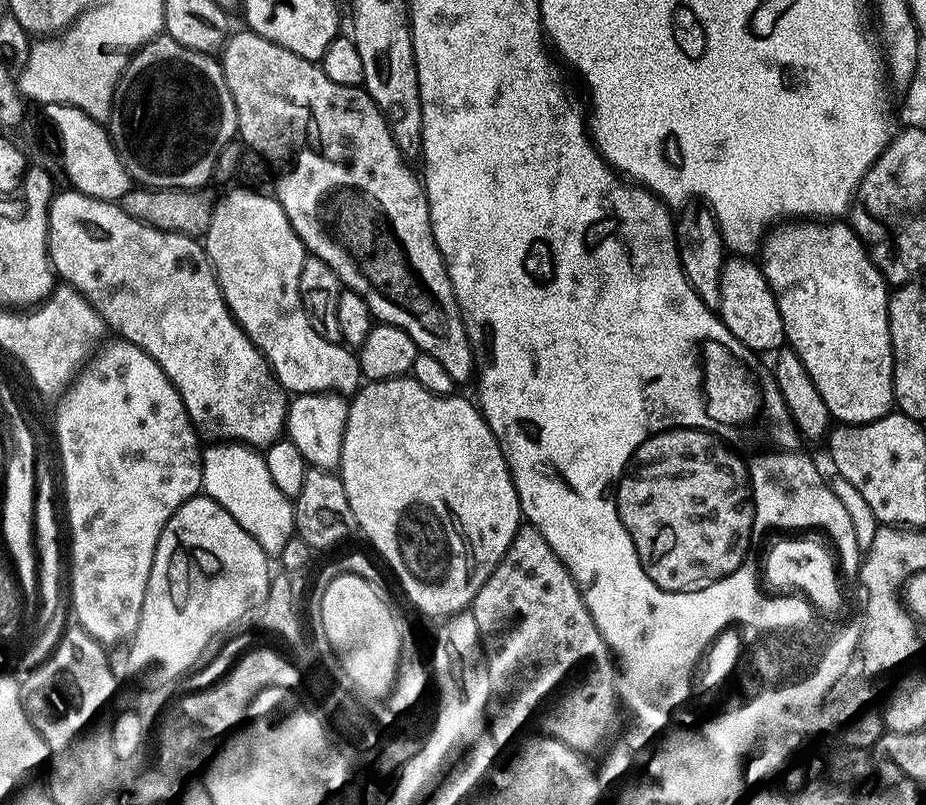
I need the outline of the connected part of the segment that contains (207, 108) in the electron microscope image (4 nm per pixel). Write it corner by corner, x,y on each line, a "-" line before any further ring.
161,34
155,40
151,40
149,44
144,45
129,59
124,72
120,75
120,82
116,85
116,94
114,97
114,116
120,119
120,128
124,131
124,140
128,143
128,148
132,152
126,150
120,152
120,160
126,166
129,176
137,185
145,188
190,188
200,190
205,187
204,184
209,179
213,179
216,171
216,162
220,158
220,153
229,147
228,144
238,136
236,127
236,107
234,106
234,98
230,94
230,90
226,86
226,78
221,61
215,55
206,52
195,52
186,46
182,46
178,42
174,42
166,34

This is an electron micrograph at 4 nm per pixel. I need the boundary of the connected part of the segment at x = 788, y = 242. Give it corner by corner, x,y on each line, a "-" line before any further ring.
804,218
799,222
781,222
764,237
762,245
762,267
764,276
768,280
770,290
776,299
776,305
780,311
780,323
782,332
788,335
787,347
795,352
796,357
806,368
806,374
814,382
818,394
822,396
822,402
828,408
829,417
835,418
840,424
869,424
878,418
887,416
893,411
892,402
892,343
890,342
890,330
888,329
888,297
890,285
878,270
878,266
868,256
868,249
860,241
856,231
848,222
813,222

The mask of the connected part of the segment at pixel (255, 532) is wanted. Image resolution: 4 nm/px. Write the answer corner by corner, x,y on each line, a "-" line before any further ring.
216,442
208,447
202,452
203,495
225,508
268,557
279,557
296,530
293,501
274,486
274,478
270,478
270,470
266,470
266,462
257,449
235,442

